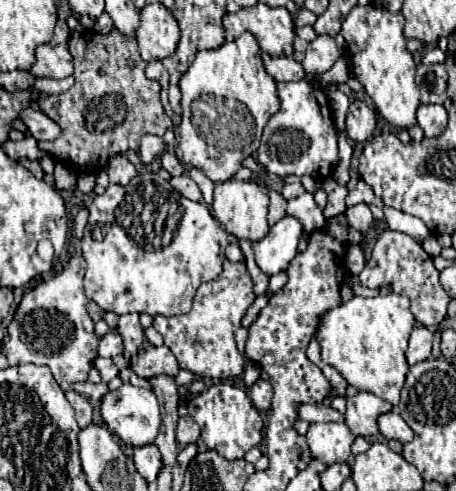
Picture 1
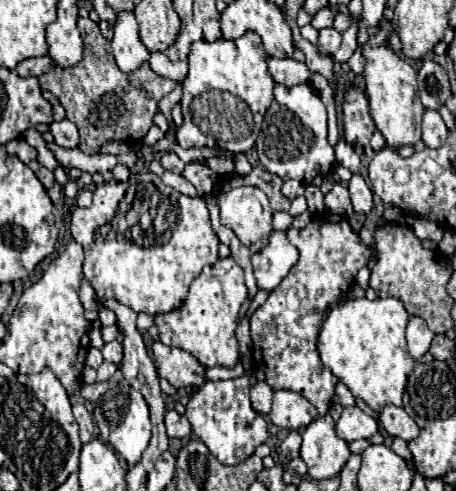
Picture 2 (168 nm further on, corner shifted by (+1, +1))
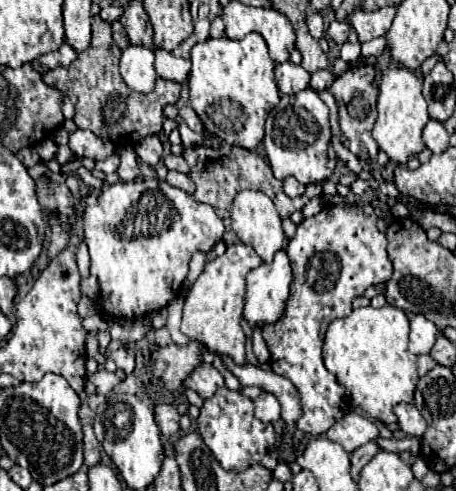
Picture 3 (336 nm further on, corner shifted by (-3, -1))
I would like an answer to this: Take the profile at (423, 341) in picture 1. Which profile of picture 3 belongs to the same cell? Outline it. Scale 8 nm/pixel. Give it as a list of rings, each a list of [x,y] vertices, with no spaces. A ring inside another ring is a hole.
[[[416,314],[410,318],[410,352],[412,354],[428,354],[432,344],[436,342],[438,328],[426,320],[424,316]]]

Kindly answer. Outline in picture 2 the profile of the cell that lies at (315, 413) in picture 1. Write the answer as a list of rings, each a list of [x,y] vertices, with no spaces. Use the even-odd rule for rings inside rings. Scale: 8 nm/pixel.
[[[290,390],[274,392],[274,404],[272,404],[270,420],[276,426],[300,430],[300,426],[306,428],[318,416],[320,416],[318,410],[304,396],[290,392]]]

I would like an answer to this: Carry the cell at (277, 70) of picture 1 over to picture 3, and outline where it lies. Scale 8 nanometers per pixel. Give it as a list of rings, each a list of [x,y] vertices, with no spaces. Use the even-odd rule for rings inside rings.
[[[282,62],[282,64],[276,64],[276,84],[282,94],[296,94],[308,88],[310,74],[298,64]]]

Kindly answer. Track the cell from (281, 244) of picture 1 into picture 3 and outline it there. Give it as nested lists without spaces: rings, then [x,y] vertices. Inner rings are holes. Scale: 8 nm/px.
[[[284,250],[276,252],[272,264],[260,264],[256,270],[248,274],[242,316],[250,324],[250,328],[264,328],[264,324],[274,324],[276,320],[280,320],[290,294],[290,284],[292,284],[292,268]]]

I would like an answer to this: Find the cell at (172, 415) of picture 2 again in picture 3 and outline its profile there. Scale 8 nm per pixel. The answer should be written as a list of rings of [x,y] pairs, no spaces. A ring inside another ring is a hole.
[[[154,404],[154,420],[164,436],[170,436],[180,430],[180,426],[178,426],[180,416],[178,416],[176,408],[170,404]]]

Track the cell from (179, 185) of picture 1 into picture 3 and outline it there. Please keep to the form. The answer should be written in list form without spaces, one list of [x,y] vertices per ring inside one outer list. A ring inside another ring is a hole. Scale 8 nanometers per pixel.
[[[168,172],[166,182],[168,182],[170,186],[174,186],[174,188],[184,190],[184,192],[190,194],[190,196],[192,196],[194,190],[196,190],[196,184],[192,184],[190,176],[188,176],[188,174],[182,174],[182,172]]]

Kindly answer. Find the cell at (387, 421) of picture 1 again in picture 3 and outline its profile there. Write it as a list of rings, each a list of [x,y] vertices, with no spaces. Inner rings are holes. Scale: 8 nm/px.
[[[398,404],[394,408],[394,414],[398,416],[398,424],[404,434],[422,436],[426,432],[426,420],[420,416],[414,404]]]

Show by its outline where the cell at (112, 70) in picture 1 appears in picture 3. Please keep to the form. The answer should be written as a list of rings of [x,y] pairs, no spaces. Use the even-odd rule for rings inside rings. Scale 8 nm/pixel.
[[[94,16],[92,44],[84,52],[80,52],[80,56],[68,68],[64,66],[64,68],[48,70],[42,74],[42,78],[46,84],[66,92],[66,96],[76,108],[74,122],[78,128],[92,130],[96,136],[104,140],[112,140],[116,144],[134,146],[142,138],[158,134],[162,130],[162,122],[164,122],[162,110],[166,104],[178,102],[180,84],[157,78],[154,92],[138,94],[124,84],[118,72],[118,62],[120,62],[120,48],[112,40],[110,24],[104,22],[100,16]]]

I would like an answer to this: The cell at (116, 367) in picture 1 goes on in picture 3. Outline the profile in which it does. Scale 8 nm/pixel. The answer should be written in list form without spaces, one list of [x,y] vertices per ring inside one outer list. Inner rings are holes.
[[[100,370],[100,372],[94,372],[90,376],[90,382],[96,386],[96,394],[108,394],[120,382],[120,378],[116,374],[112,374],[112,372]]]

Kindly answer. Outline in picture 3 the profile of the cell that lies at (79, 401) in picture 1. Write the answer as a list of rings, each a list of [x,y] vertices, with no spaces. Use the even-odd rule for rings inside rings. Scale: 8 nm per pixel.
[[[84,424],[84,466],[92,468],[92,464],[100,464],[100,442],[94,436],[92,424]]]

